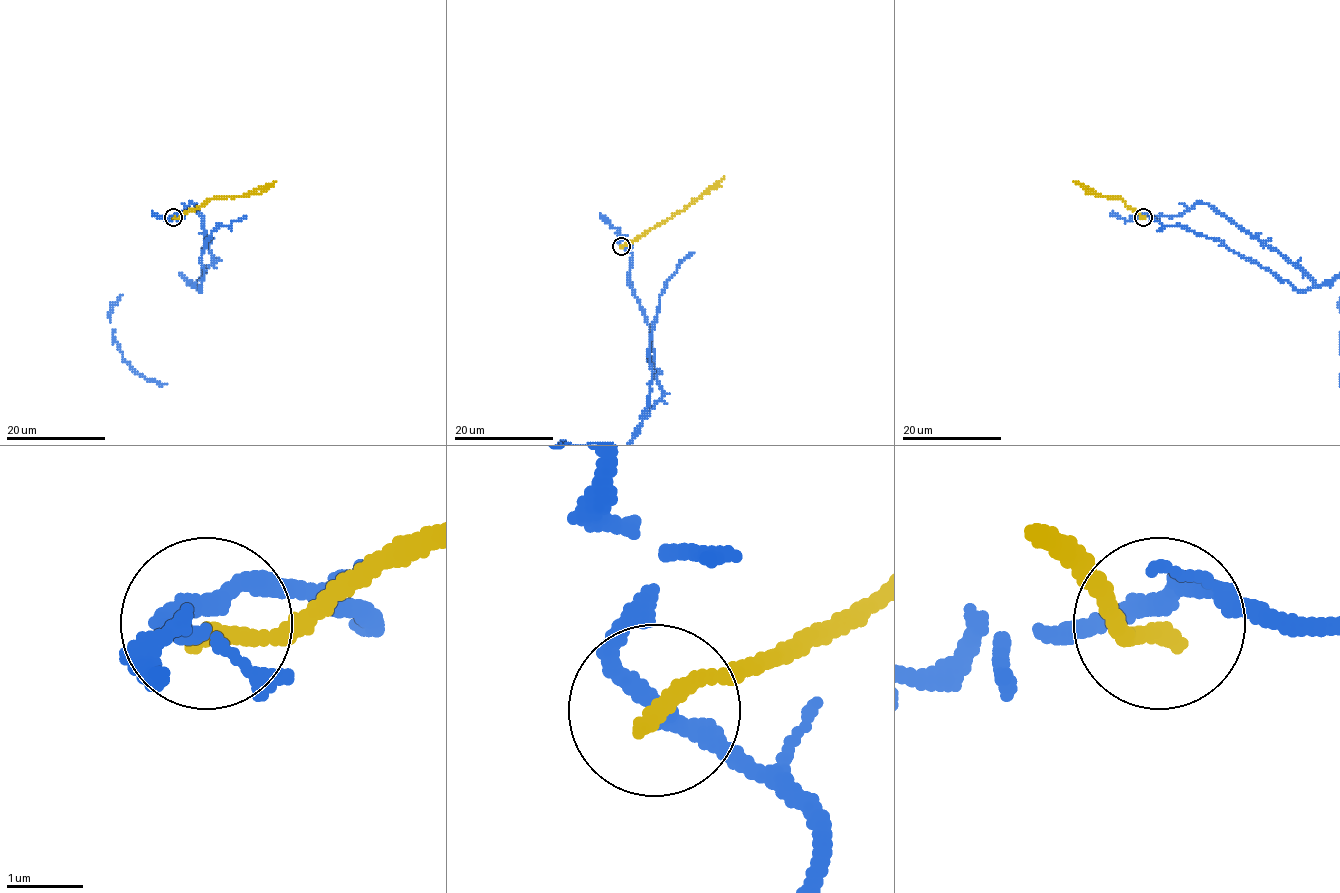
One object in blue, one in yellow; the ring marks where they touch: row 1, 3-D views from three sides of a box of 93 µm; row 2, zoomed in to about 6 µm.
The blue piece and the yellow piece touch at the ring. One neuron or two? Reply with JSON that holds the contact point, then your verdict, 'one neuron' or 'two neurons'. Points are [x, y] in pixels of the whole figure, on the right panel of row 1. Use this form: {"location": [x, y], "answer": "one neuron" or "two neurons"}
{"location": [1143, 217], "answer": "two neurons"}

